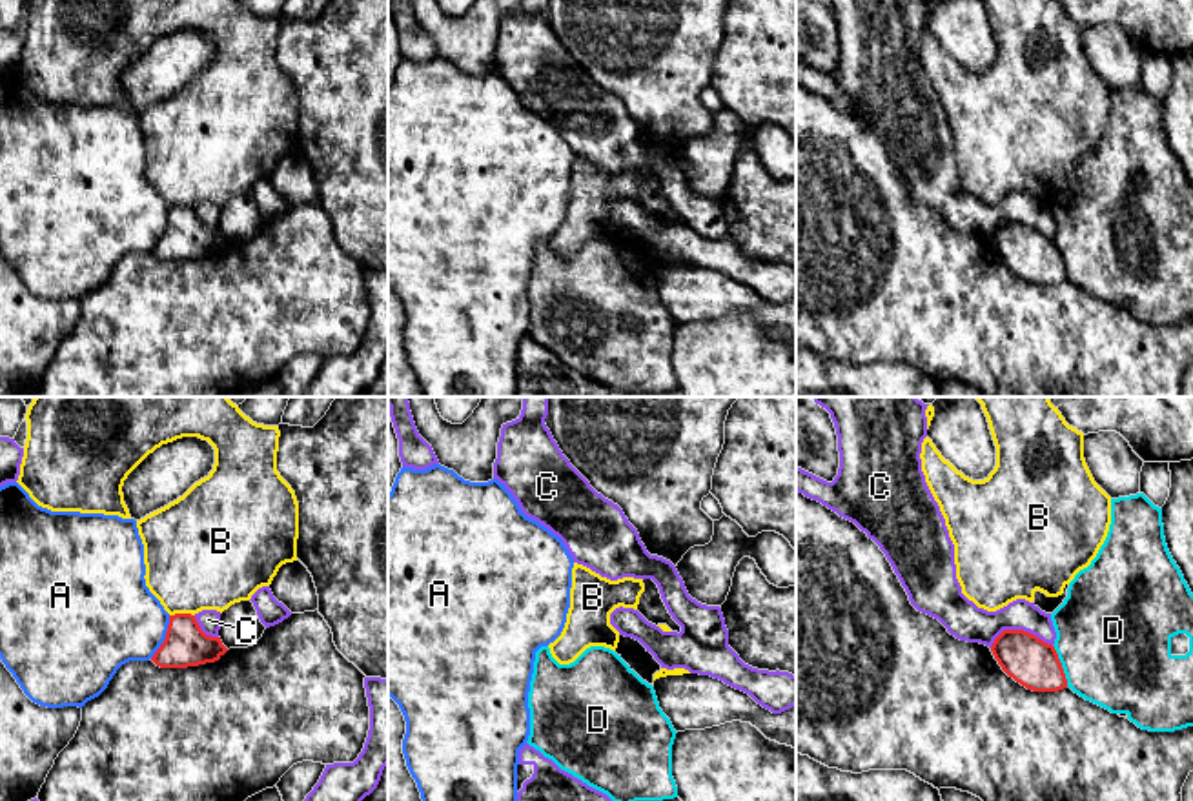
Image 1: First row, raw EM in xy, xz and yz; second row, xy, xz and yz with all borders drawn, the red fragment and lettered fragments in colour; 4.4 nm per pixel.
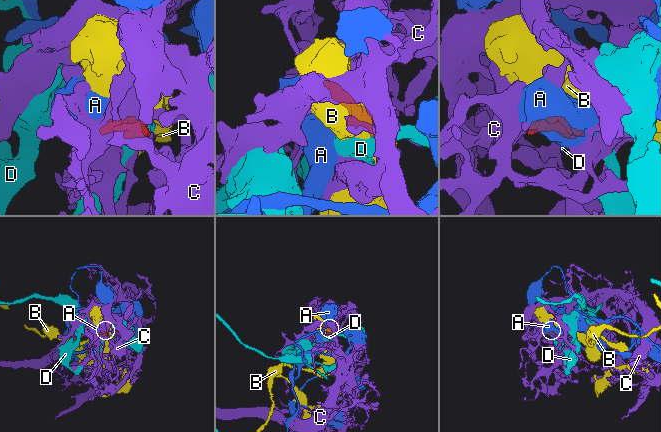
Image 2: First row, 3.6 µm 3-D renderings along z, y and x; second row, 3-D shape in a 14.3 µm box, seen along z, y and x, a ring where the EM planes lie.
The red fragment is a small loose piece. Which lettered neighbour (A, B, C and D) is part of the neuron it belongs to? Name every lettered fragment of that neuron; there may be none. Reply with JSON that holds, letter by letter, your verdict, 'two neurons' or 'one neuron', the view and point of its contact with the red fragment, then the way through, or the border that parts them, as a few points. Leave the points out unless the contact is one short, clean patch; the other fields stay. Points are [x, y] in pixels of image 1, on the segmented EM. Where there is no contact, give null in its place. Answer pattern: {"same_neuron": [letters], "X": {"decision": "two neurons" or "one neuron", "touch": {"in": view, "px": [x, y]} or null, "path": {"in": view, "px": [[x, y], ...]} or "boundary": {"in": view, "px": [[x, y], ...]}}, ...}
{"same_neuron": ["C"], "A": {"decision": "two neurons", "touch": {"in": "xy", "px": [166, 638]}}, "B": {"decision": "two neurons", "touch": {"in": "xy", "px": [181, 614]}, "boundary": {"in": "xy", "px": [[193, 614], [170, 616]]}}, "C": {"decision": "one neuron", "touch": {"in": "yz", "px": [1019, 630]}}, "D": {"decision": "two neurons", "touch": {"in": "yz", "px": [1060, 667]}}}

